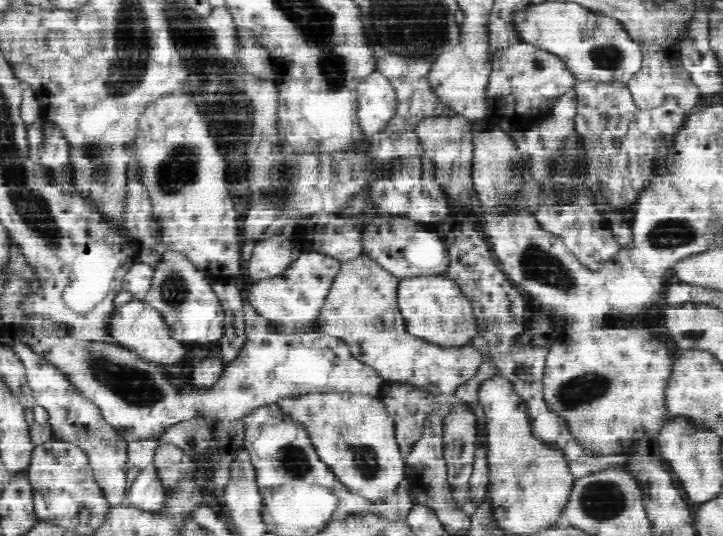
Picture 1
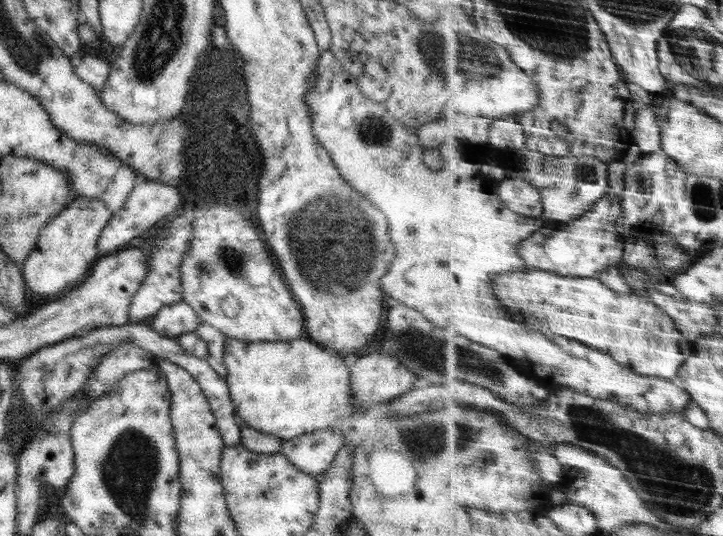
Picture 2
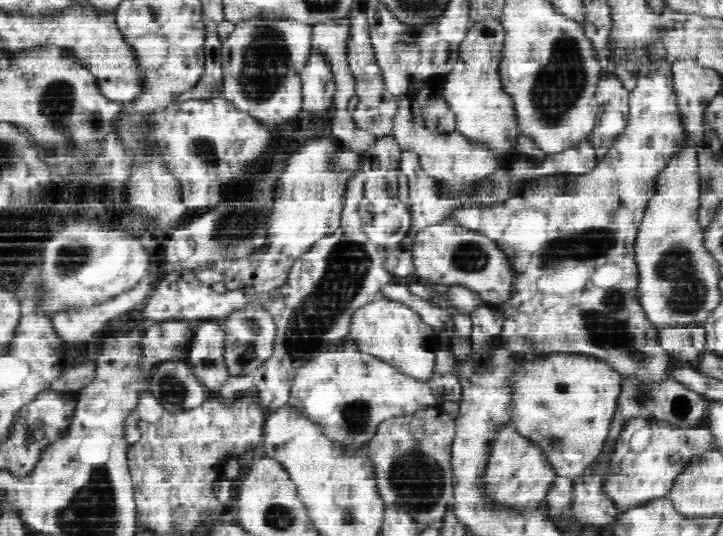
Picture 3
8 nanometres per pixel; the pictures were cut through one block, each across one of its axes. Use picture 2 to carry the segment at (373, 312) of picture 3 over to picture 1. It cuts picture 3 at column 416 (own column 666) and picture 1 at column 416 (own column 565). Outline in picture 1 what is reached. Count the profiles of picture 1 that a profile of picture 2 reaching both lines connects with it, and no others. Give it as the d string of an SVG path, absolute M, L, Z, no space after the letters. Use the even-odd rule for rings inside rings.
M445 273L434 276L413 276L401 279L398 292L400 313L412 336L426 339L442 347L470 344L479 332L476 316L467 294Z

